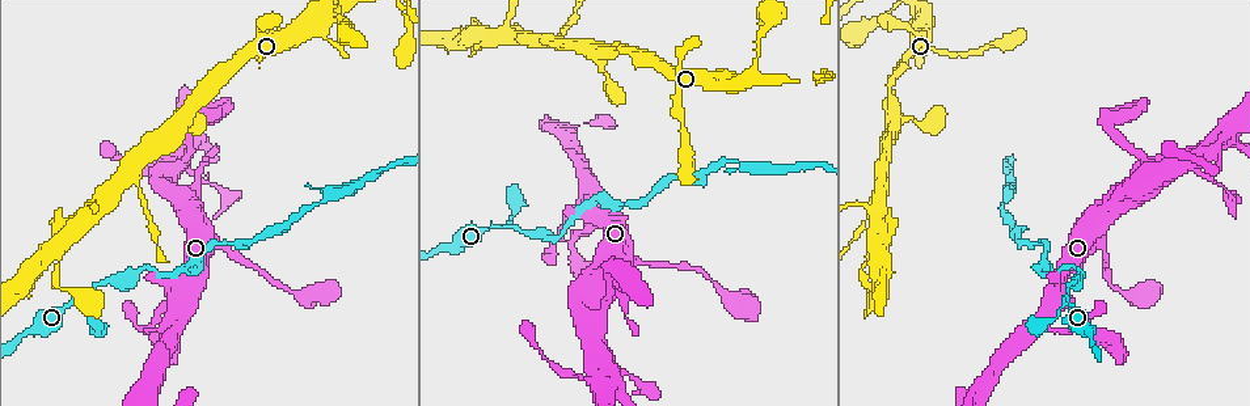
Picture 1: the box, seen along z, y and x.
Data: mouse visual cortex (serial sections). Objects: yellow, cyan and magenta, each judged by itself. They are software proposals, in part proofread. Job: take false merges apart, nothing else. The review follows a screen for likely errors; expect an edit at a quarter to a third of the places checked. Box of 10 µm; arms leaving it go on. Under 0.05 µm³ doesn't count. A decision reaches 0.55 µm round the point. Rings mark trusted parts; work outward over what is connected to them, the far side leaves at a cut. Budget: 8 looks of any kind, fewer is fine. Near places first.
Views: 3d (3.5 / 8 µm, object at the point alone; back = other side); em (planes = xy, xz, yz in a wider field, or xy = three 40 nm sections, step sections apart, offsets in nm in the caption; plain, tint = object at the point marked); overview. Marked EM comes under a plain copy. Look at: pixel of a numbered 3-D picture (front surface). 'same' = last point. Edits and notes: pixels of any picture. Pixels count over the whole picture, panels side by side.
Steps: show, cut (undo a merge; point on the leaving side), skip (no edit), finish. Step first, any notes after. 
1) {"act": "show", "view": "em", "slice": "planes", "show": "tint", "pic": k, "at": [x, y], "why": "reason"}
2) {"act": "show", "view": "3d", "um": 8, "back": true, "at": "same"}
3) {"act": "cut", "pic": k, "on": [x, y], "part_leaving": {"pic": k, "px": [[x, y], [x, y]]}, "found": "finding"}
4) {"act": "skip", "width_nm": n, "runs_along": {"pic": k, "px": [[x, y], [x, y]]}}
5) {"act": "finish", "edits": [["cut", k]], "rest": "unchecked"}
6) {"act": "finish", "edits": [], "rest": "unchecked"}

{"act": "show", "view": "em", "slice": "planes", "show": "tint", "pic": 1, "at": [1069, 293]}

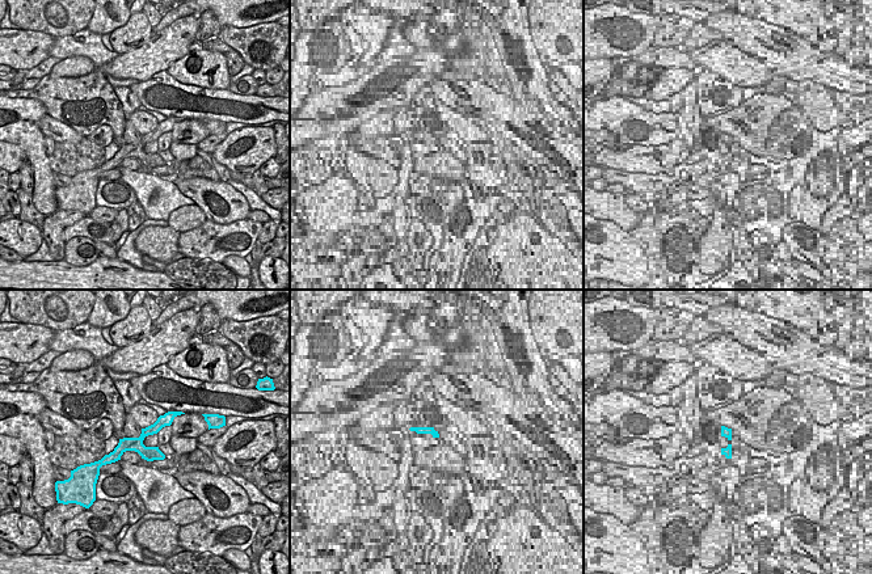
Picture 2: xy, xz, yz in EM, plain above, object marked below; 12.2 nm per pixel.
{"act": "show", "view": "3d", "um": 3.5, "at": "same"}

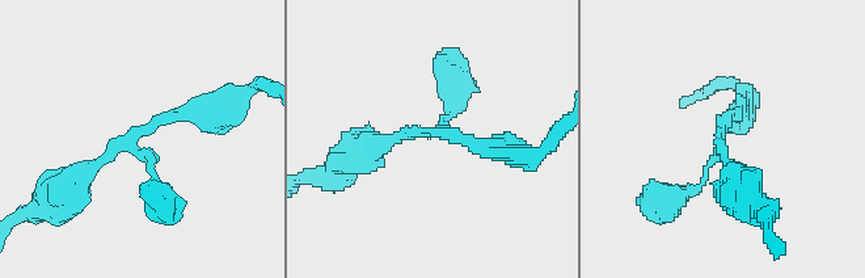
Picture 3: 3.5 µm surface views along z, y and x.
{"act": "skip", "arm_widths_nm": [100, 200, 300], "found": "one cell here"}

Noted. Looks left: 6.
{"act": "show", "view": "3d", "um": 3.5, "back": true, "pic": 1, "at": [130, 169], "why": "side arm on a straight run"}

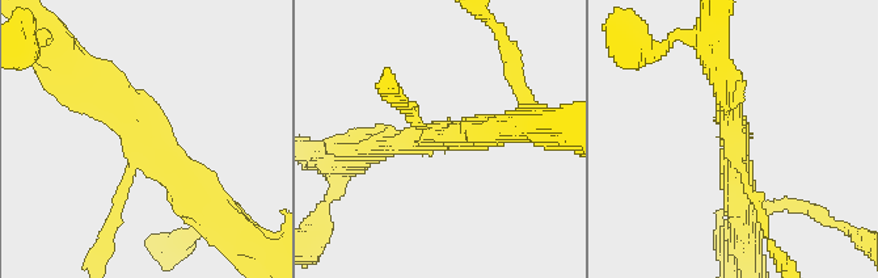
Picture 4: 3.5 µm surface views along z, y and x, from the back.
{"act": "show", "view": "em", "slice": "xy", "step": 3, "show": "tint", "pic": 4, "at": [436, 134], "arms": 3, "arm_widths_nm": [100, 300, 400]}

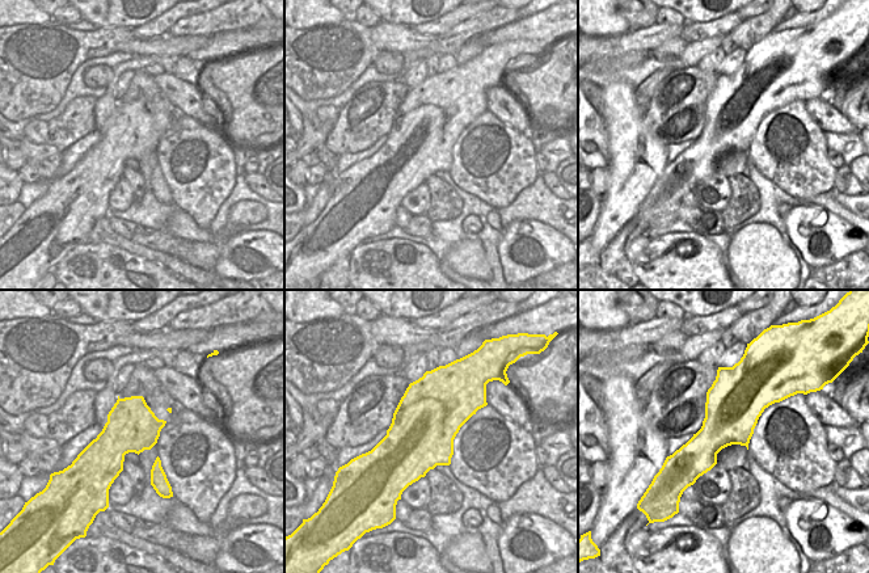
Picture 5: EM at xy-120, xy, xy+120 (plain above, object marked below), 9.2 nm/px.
{"act": "skip", "width_nm": 600, "runs_along": {"pic": 4, "px": [[75, 71], [104, 95], [207, 203]]}, "found": "all the same cell"}

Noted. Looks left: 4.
{"act": "show", "view": "3d", "um": 8, "pic": 1, "at": [869, 290], "why": "abrupt turn"}

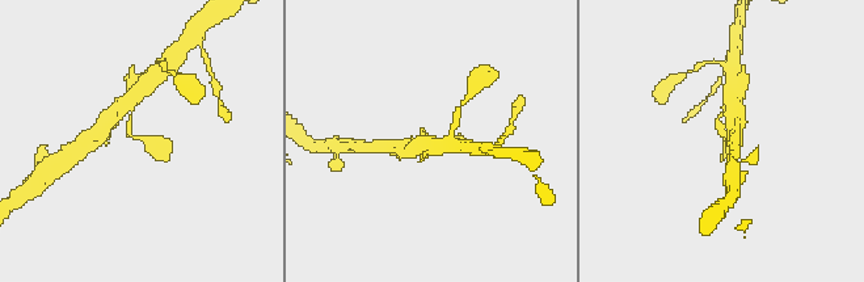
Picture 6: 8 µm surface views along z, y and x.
{"act": "show", "view": "3d", "um": 3.5, "at": "same", "why": "closer look"}

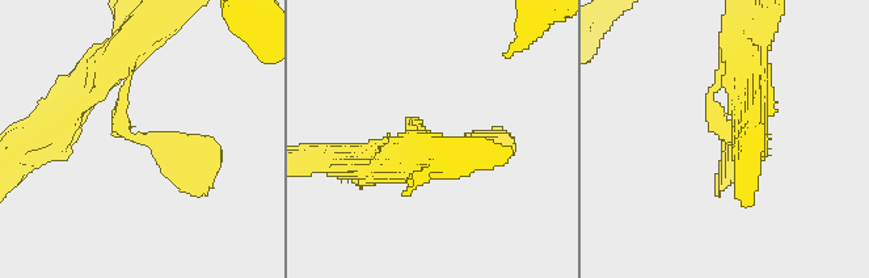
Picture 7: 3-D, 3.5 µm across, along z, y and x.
{"act": "skip", "arm_widths_nm": [100, 300], "runs_along": {"pic": 7, "px": [[127, 64], [123, 129], [203, 177]]}, "found": "continuous, no second cell"}

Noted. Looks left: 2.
{"act": "finish", "edits": [], "rest": "unchecked"}

